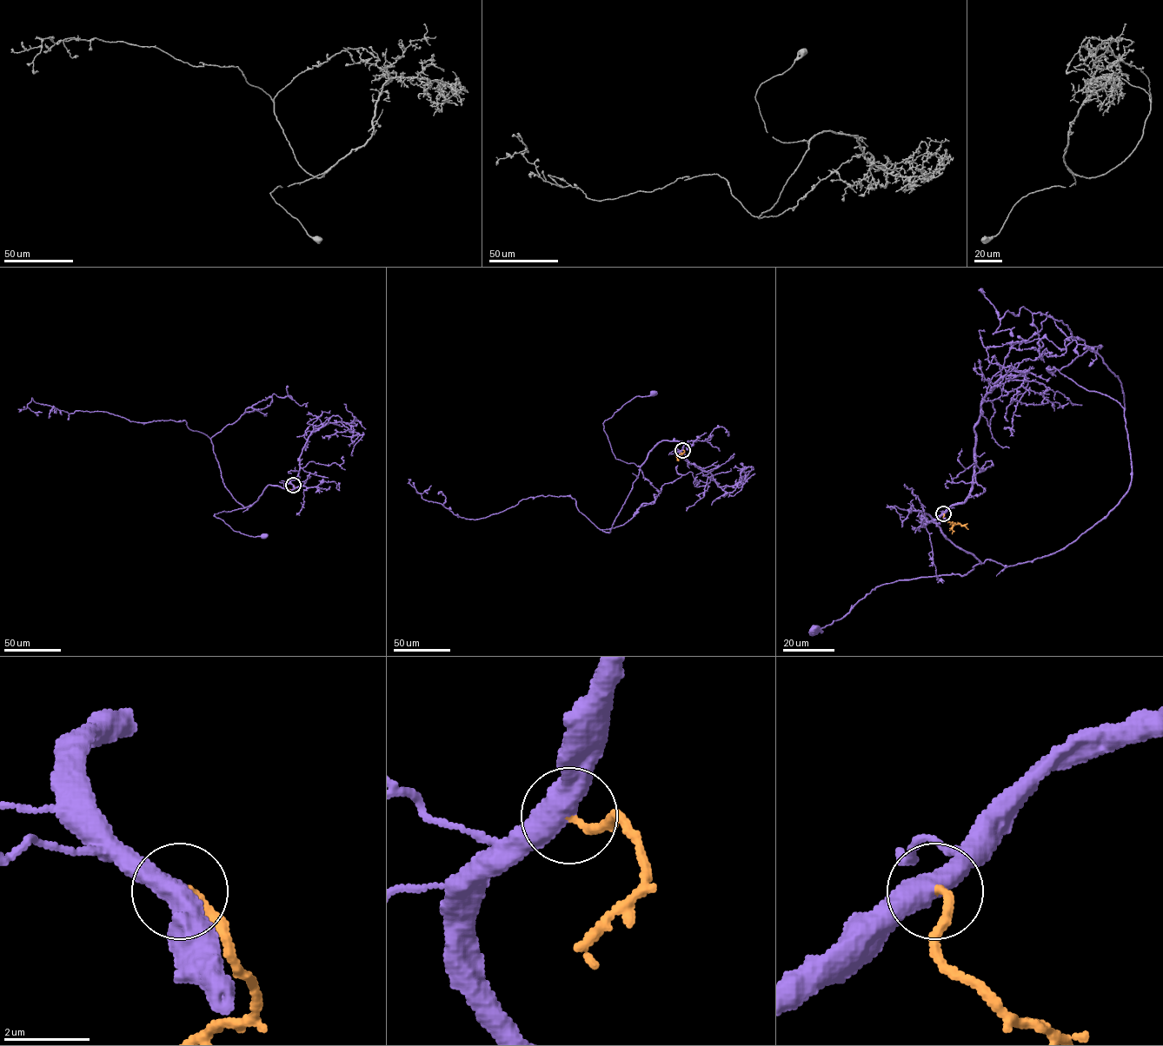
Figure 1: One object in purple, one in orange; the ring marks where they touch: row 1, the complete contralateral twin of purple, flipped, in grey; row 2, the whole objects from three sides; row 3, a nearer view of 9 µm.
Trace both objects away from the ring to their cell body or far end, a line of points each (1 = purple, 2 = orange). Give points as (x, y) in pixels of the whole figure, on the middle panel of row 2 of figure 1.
1: (682, 450), (681, 441), (661, 440), (640, 466), (617, 459), (612, 451), (602, 422), (634, 398), (654, 393)
2: (682, 450), (684, 452), (677, 457), (678, 460)

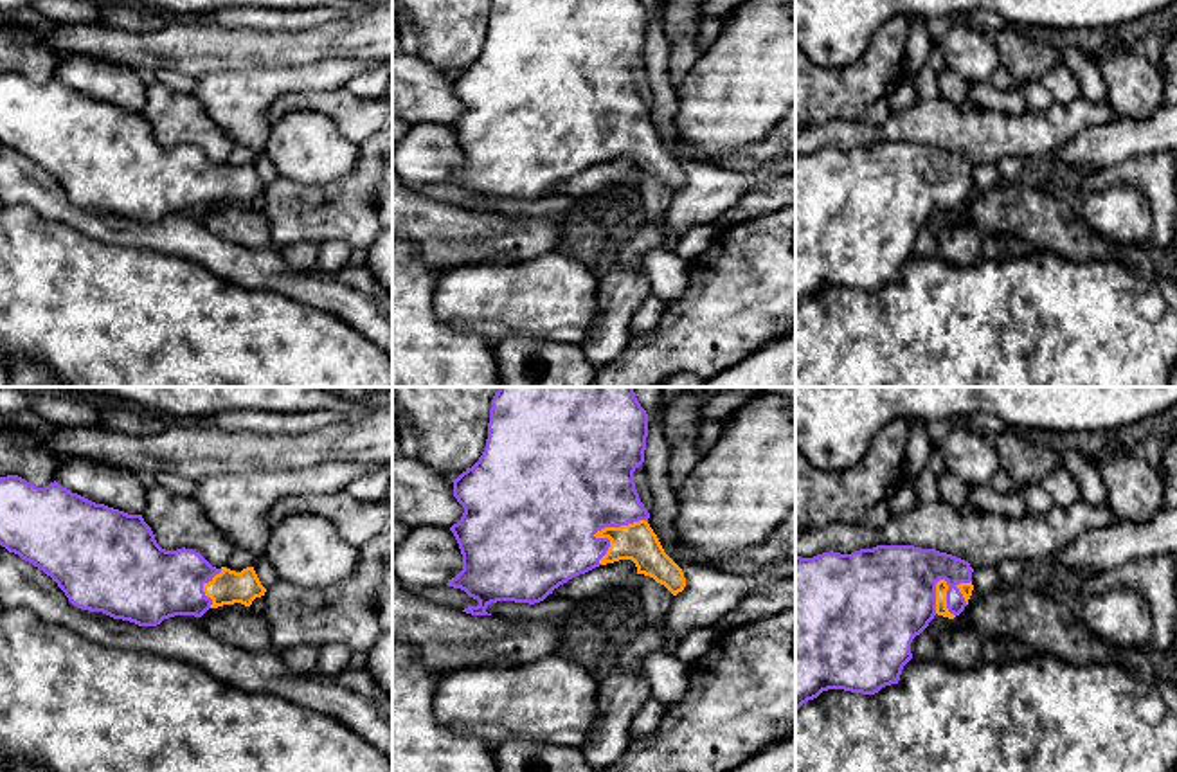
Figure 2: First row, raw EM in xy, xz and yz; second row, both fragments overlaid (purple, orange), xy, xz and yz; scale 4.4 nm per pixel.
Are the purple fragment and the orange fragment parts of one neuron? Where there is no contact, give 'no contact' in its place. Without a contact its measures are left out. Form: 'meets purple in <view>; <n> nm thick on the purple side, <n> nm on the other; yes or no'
meets purple in xz; 500 nm thick on the purple side, 170 nm on the other; yes

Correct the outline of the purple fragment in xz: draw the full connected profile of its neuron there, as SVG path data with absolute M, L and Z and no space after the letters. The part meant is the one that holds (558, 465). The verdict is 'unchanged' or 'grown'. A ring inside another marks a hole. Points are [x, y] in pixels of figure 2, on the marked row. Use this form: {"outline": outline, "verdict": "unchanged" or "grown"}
{"outline": "M499 387L491 399L488 439L486 448L479 461L454 479L454 497L464 507L464 513L457 524L450 527L454 533L461 554L463 570L448 579L448 587L464 590L470 597L477 599L477 606L468 606L463 612L472 615L491 615L486 608L497 601L515 603L540 603L554 588L569 579L585 574L599 565L614 563L619 560L632 560L637 567L637 574L653 578L664 585L673 596L684 590L686 578L682 569L664 552L657 534L648 524L650 513L639 498L633 482L633 471L644 462L648 437L648 414L635 398L633 387Z", "verdict": "grown"}

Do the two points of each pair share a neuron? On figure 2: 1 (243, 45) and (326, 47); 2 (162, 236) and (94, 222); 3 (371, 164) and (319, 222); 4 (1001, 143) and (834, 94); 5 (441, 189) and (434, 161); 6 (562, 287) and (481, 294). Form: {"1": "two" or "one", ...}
{"1": "one", "2": "one", "3": "one", "4": "two", "5": "two", "6": "one"}

